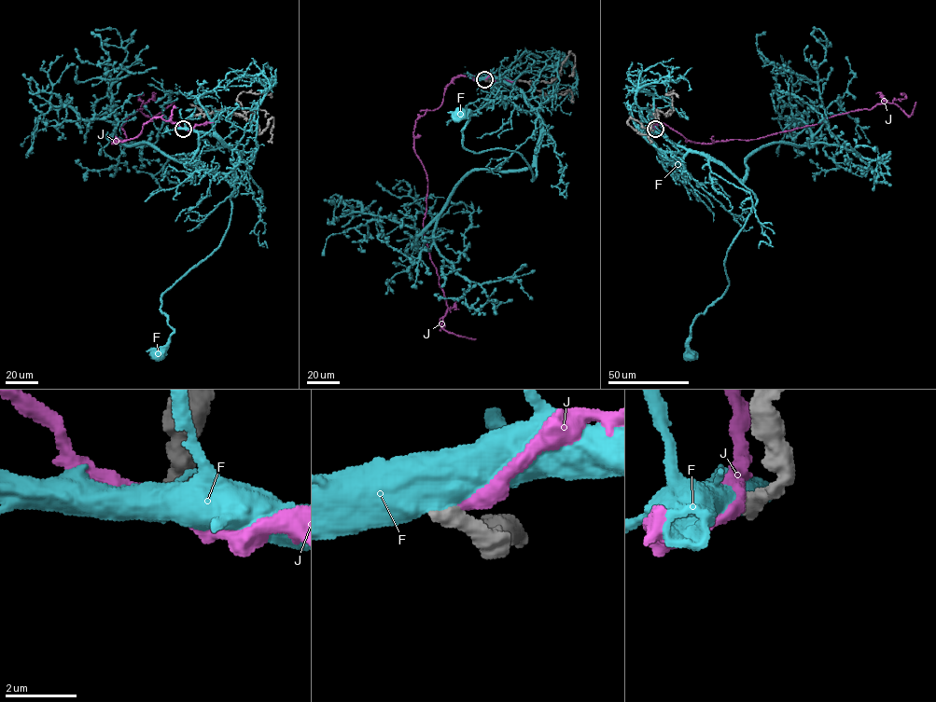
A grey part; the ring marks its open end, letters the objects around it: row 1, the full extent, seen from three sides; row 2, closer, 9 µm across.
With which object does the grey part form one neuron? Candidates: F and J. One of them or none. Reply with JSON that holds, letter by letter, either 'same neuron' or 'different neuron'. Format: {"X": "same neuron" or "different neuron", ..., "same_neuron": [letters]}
{"F": "different neuron", "J": "different neuron", "same_neuron": []}

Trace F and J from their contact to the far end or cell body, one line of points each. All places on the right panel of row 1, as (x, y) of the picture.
F: (655, 129), (680, 146), (715, 158), (757, 199), (727, 252), (726, 291), (696, 318), (688, 352)
J: (655, 129), (650, 117), (691, 142), (756, 139), (882, 103), (896, 103), (909, 116), (915, 103)

